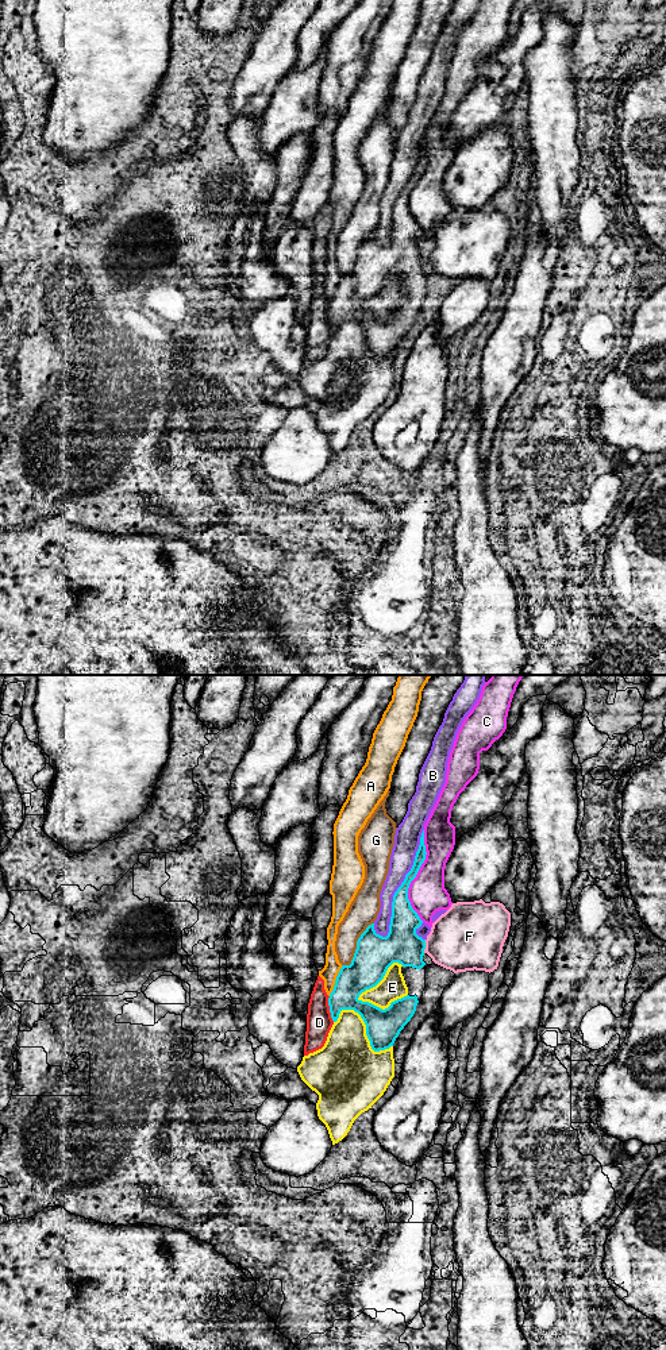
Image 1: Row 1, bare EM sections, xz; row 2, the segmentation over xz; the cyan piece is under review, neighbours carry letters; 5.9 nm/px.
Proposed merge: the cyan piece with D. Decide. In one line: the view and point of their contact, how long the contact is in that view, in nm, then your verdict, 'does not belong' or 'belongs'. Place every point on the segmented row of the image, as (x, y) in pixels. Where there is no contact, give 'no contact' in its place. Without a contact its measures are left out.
contact xz (330, 1009); length 160 nm; does not belong

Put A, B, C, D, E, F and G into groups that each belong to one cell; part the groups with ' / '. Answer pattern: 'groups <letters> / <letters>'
groups A / B / C / D / E / F / G

